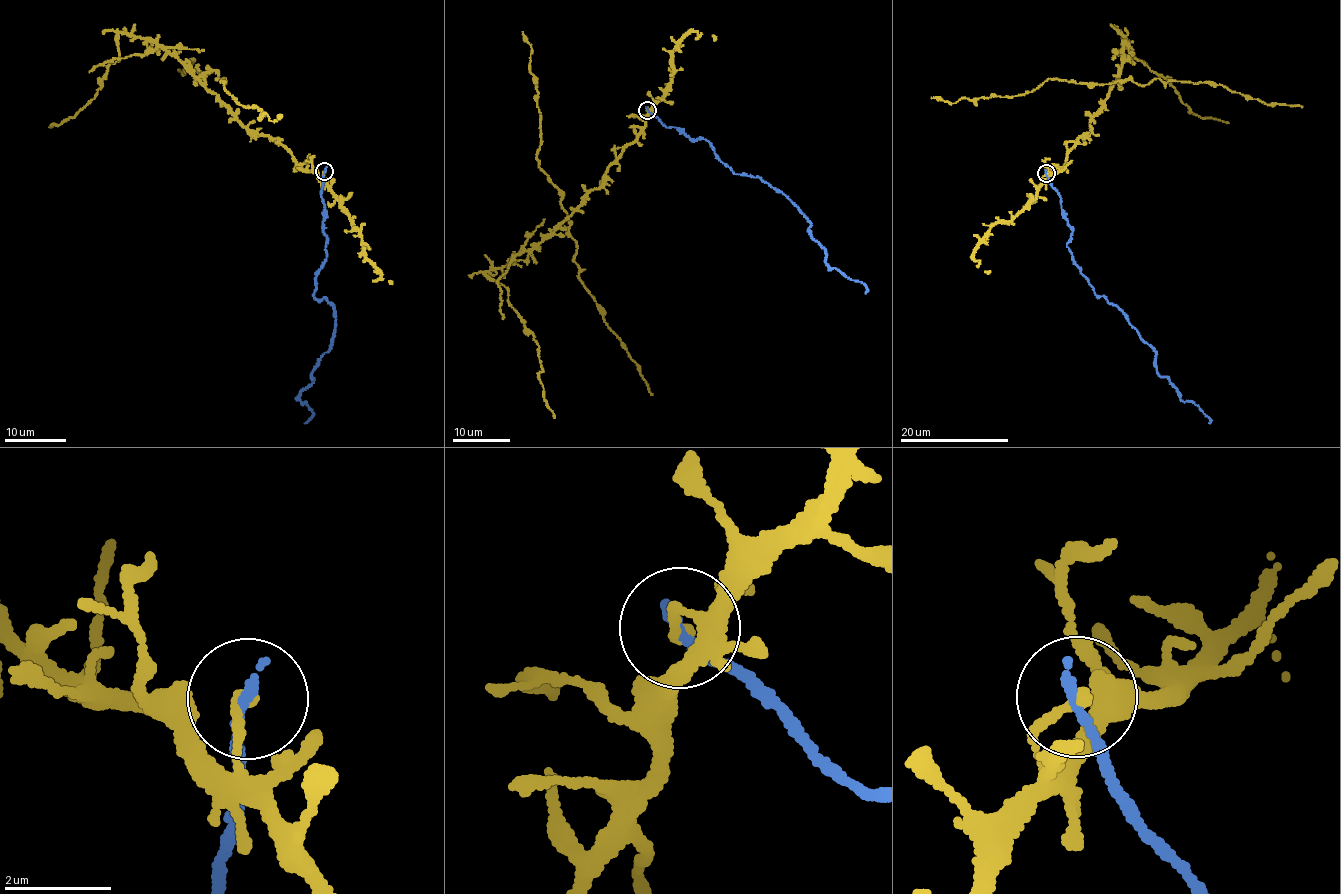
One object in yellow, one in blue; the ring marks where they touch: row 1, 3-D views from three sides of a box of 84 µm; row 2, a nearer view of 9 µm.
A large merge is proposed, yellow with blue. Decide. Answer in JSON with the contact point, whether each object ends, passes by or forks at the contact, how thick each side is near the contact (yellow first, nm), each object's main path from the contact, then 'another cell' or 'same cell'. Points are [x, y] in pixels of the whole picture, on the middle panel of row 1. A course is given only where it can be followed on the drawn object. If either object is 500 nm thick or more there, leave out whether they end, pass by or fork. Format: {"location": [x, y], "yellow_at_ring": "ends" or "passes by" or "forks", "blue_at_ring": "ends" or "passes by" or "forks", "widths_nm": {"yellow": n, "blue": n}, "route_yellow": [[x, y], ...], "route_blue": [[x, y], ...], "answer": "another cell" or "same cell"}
{"location": [647, 110], "yellow_at_ring": "ends", "blue_at_ring": "ends", "widths_nm": {"yellow": 240, "blue": 200}, "route_yellow": [[647, 110], [604, 184], [548, 236], [486, 272], [539, 347], [543, 401], [555, 418]], "route_blue": [[647, 110], [693, 140], [712, 143], [735, 174], [783, 193], [811, 222], [831, 267], [863, 283], [865, 294]], "answer": "another cell"}

